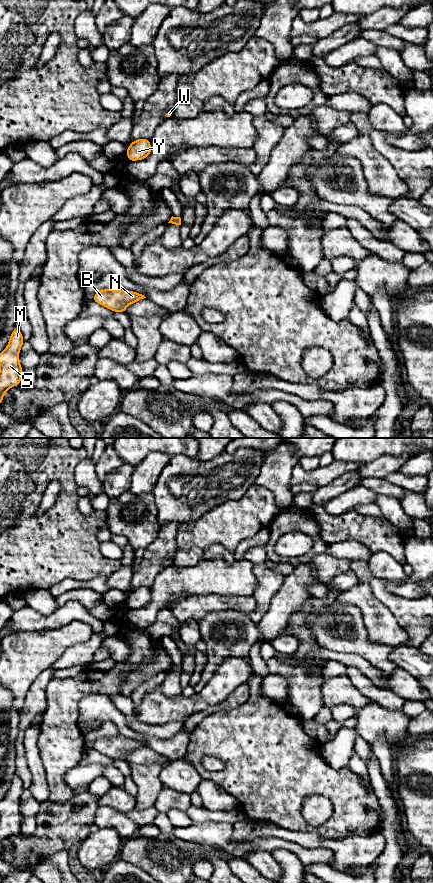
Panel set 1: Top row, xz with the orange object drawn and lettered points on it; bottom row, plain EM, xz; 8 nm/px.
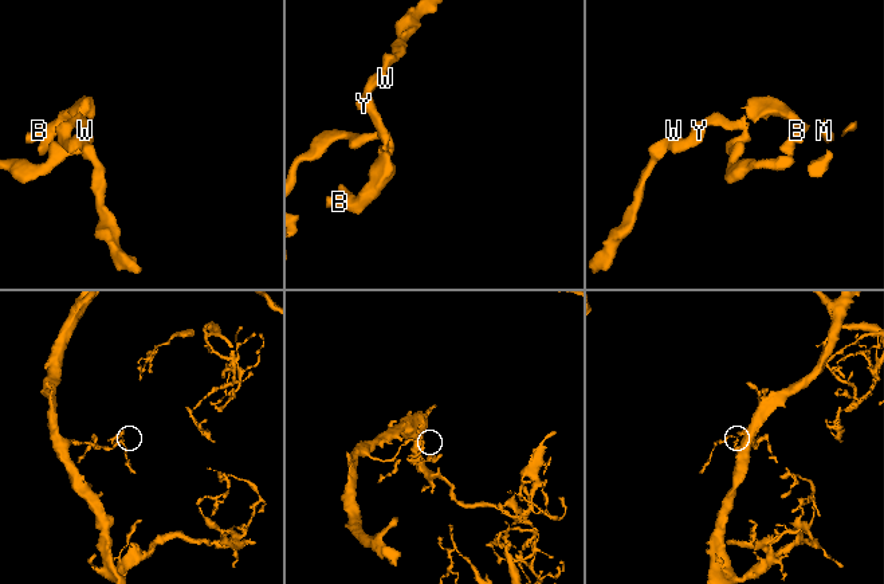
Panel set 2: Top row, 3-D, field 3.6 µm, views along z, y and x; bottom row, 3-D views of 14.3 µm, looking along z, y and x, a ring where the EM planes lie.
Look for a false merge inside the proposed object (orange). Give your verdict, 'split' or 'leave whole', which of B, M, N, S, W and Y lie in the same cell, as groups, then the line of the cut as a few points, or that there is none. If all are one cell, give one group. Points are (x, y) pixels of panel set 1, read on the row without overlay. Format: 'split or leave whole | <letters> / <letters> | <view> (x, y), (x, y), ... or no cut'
split | B N W Y / M S | xz (171, 667), (169, 670)

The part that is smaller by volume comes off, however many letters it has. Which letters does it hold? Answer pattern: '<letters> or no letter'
B, N, W, Y

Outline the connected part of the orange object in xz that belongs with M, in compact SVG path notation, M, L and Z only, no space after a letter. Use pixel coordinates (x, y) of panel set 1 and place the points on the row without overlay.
M15 775L8 794L0 801L0 852L8 837L21 832L23 816L19 810L19 799L23 790L21 779Z

